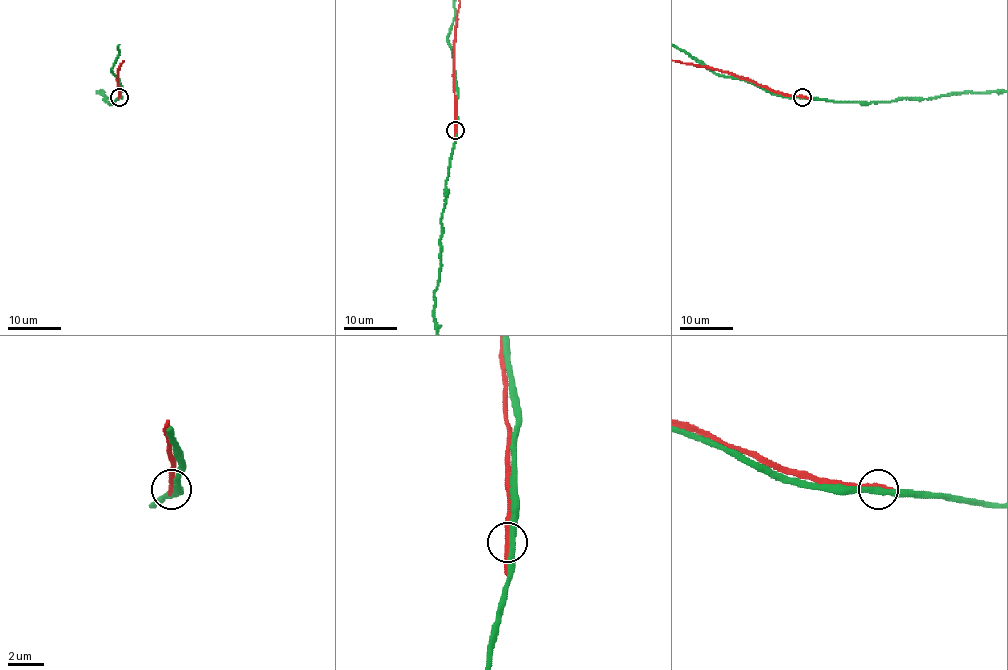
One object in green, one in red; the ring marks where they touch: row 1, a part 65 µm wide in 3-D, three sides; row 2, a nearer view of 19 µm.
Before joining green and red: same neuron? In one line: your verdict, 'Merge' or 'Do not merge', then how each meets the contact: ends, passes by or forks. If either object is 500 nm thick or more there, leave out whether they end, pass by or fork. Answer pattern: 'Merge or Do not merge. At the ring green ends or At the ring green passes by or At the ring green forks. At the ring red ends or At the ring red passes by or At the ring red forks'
Do not merge. At the ring green passes by. At the ring red passes by

